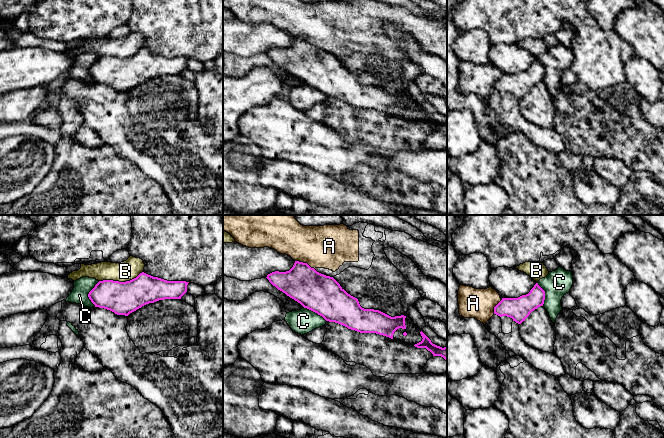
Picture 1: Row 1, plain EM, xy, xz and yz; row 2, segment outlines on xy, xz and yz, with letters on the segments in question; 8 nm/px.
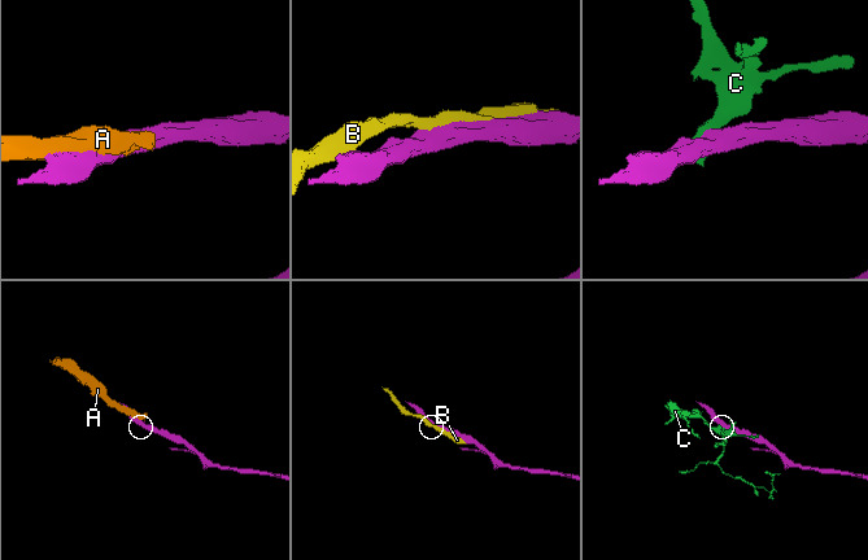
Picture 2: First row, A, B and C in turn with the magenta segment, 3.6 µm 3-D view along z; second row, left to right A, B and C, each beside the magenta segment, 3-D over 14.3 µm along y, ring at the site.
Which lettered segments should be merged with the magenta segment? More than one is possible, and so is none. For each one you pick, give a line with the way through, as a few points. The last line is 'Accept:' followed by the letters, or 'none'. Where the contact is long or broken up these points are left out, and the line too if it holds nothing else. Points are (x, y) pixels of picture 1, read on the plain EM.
Accept: none

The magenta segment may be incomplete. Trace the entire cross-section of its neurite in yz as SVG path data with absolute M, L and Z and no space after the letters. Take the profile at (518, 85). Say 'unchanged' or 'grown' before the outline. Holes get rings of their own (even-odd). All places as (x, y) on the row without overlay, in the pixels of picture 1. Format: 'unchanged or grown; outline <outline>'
unchanged; outline M536 59L530 68L518 74L502 74L494 83L494 90L507 92L521 100L532 87L543 82L545 67Z

